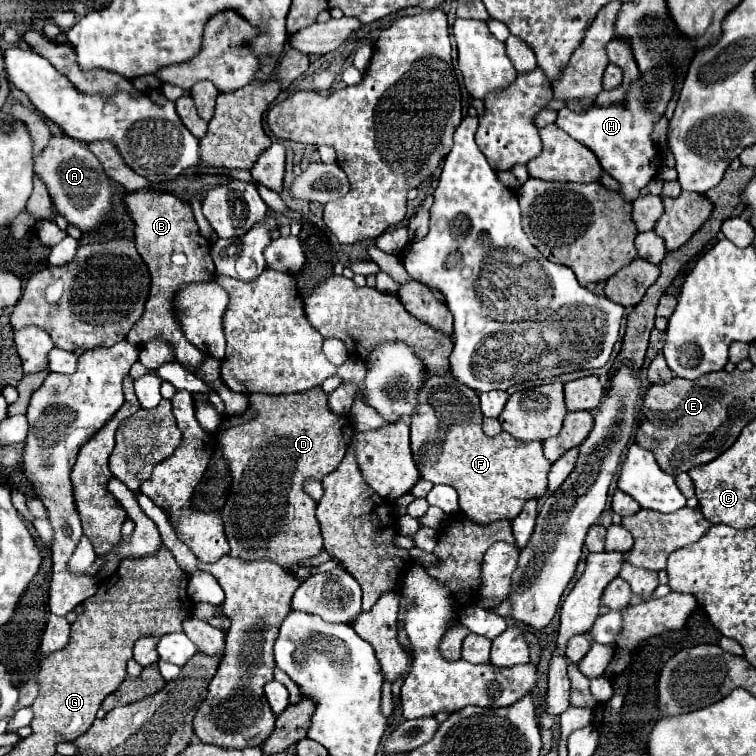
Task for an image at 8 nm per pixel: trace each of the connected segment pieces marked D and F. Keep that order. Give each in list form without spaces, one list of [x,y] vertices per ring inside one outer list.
[[[316,386],[302,394],[250,394],[250,408],[258,410],[258,416],[254,420],[228,428],[218,438],[232,474],[232,492],[226,506],[222,508],[224,530],[230,542],[230,556],[242,560],[274,558],[274,562],[280,566],[292,568],[298,560],[312,558],[322,552],[316,502],[302,490],[302,482],[306,478],[322,480],[340,466],[348,450],[348,442],[354,434],[354,426],[348,416],[340,416],[330,410],[328,394],[322,390],[322,386]]]
[[[434,374],[420,388],[420,406],[418,414],[412,416],[412,454],[418,466],[420,478],[430,480],[432,484],[448,484],[458,492],[460,510],[478,524],[496,522],[496,520],[514,520],[524,502],[530,498],[542,498],[548,484],[546,476],[550,472],[550,462],[542,454],[540,442],[520,442],[514,440],[508,432],[494,438],[482,432],[482,412],[478,394],[456,382],[450,374]]]

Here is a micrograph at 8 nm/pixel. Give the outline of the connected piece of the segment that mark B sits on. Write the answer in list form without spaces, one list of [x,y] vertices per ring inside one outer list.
[[[142,188],[136,192],[128,192],[126,208],[130,218],[134,220],[134,242],[138,252],[142,254],[142,260],[148,266],[148,272],[152,276],[152,288],[146,302],[146,310],[140,316],[140,320],[132,326],[126,340],[134,346],[144,346],[150,338],[164,338],[170,344],[174,344],[176,362],[182,366],[192,366],[194,370],[200,366],[200,362],[206,358],[196,346],[192,346],[180,326],[174,322],[174,294],[182,284],[190,282],[208,282],[214,278],[214,262],[210,258],[210,244],[200,234],[198,224],[194,220],[194,212],[188,202],[176,198],[168,192],[158,192],[152,188]]]

